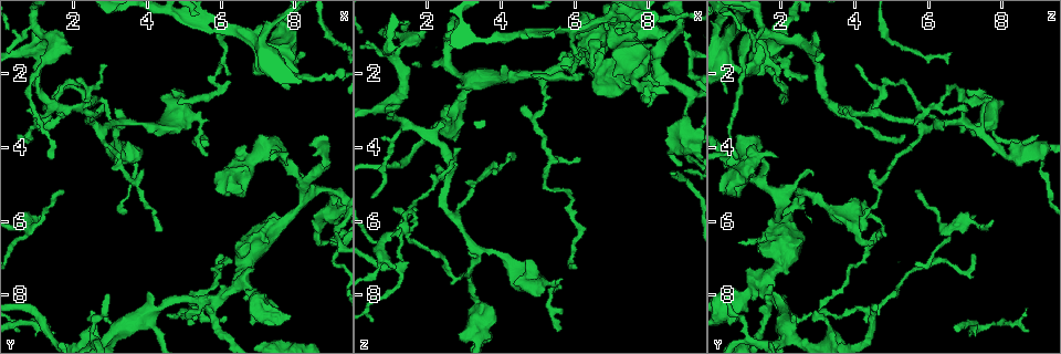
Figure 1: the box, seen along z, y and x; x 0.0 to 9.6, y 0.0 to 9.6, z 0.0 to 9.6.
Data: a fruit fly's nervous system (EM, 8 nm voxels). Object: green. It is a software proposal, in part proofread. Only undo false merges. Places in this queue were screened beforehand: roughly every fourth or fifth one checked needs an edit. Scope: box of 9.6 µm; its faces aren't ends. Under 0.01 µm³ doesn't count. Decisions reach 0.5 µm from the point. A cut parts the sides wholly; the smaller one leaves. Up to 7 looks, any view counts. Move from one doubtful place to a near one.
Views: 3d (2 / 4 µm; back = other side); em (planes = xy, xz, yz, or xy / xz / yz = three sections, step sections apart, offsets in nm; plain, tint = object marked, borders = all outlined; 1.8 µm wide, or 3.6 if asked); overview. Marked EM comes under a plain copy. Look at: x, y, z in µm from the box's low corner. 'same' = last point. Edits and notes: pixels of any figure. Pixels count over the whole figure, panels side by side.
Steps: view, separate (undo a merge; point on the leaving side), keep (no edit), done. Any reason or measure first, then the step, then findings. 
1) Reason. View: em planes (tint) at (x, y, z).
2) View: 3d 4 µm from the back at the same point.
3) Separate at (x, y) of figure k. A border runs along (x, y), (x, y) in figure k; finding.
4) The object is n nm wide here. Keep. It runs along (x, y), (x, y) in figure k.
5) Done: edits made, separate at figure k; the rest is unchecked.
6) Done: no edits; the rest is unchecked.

Three-way junction. View: em planes (tint) at (1.05, 1.55, 2.90).

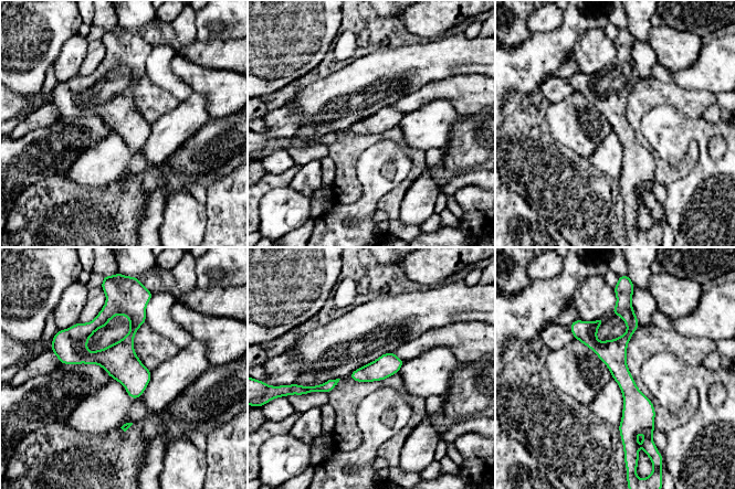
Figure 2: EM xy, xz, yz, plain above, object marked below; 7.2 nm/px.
The object is 160 nm wide here. Keep. It runs along (625, 305), (623, 437) in figure 2; all the same neuron.

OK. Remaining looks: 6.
Thin neck. View: 3d 2 µm at (1.45, 3.00, 6.05).

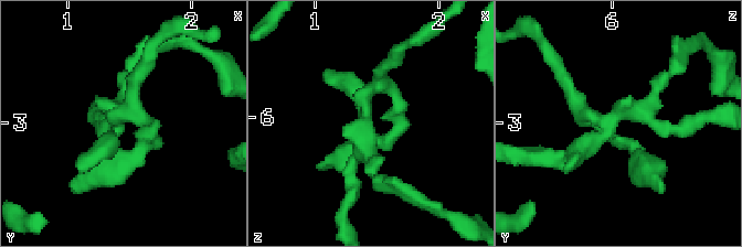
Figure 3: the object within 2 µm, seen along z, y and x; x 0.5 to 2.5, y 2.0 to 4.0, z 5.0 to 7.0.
View: em planes (tint) at (1.40, 2.96, 6.02).

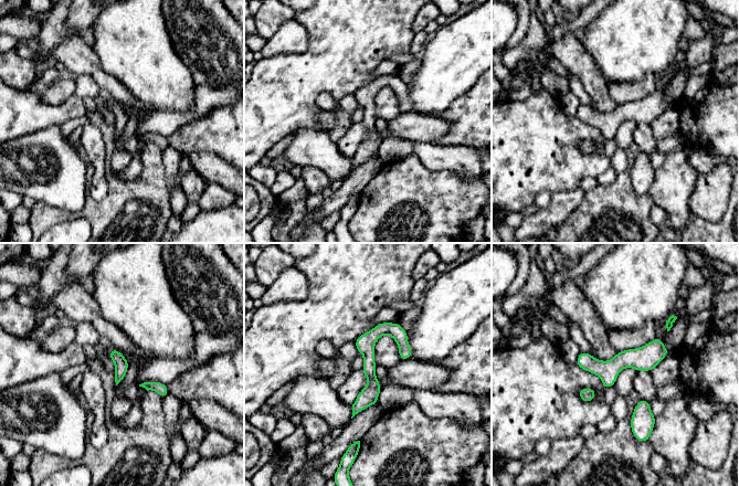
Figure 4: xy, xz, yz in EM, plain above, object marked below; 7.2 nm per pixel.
The object is 100 nm wide here. Keep. Continuous, no second neuron.

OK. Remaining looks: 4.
Thick turns thin. View: em planes (tint) at (4.85, 3.15, 7.65).

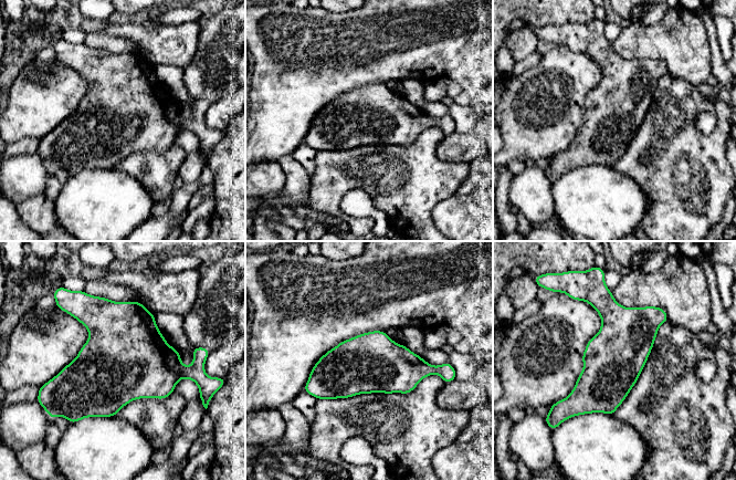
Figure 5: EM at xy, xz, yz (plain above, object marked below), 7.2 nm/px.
Keep. Continuous, no second neuron.

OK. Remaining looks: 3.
Done: no edits; the rest is unchecked.

